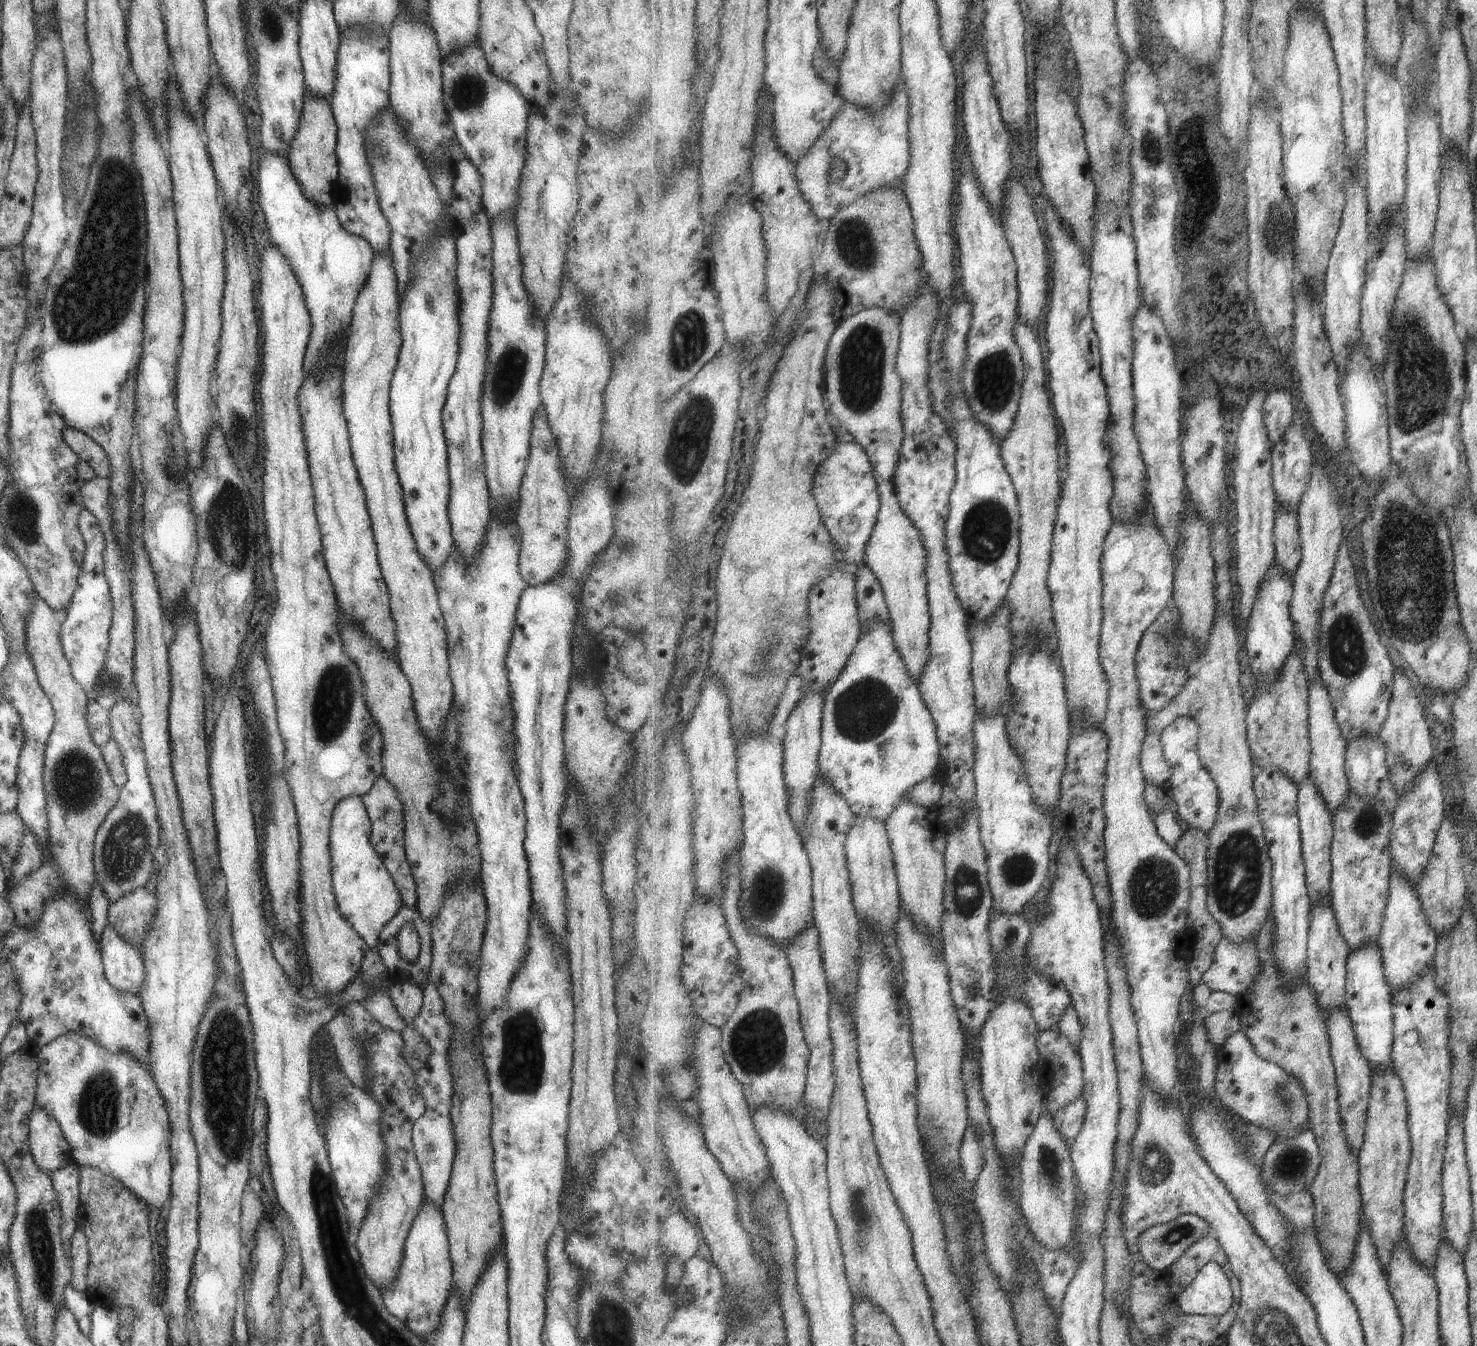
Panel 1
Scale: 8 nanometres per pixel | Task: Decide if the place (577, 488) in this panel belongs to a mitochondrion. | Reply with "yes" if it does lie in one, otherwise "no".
no

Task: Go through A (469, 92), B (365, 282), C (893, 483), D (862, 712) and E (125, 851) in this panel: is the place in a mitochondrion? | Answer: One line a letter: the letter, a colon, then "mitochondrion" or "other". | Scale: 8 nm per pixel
A: mitochondrion
B: other
C: other
D: mitochondrion
E: mitochondrion

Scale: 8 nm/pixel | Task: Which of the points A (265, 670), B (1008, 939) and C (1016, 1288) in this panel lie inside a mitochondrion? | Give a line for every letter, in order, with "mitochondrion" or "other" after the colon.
A: other
B: mitochondrion
C: other

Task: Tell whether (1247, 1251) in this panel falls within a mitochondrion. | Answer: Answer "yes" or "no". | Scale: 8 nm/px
no

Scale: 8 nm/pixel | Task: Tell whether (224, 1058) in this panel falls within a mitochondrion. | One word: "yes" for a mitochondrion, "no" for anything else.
yes

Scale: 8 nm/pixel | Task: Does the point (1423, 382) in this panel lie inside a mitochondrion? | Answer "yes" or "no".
yes

